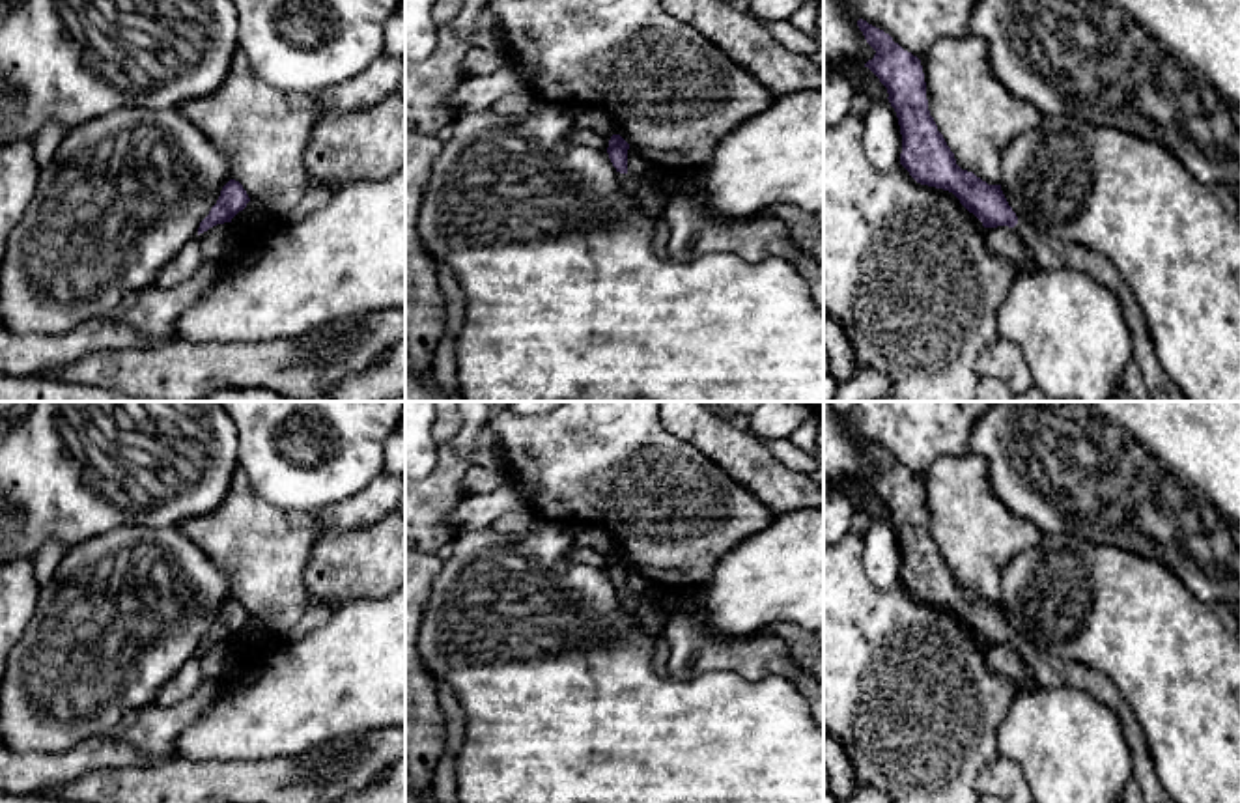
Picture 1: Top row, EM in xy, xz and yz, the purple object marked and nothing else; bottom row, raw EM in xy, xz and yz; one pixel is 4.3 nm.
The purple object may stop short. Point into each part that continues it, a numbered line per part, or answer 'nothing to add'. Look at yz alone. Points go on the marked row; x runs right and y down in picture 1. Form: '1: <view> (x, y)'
1: yz (1048, 253)

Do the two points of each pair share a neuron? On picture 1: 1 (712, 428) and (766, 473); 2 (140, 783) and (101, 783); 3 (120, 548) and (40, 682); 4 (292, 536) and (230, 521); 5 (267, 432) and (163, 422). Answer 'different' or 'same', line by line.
1: same
2: same
3: same
4: same
5: different

